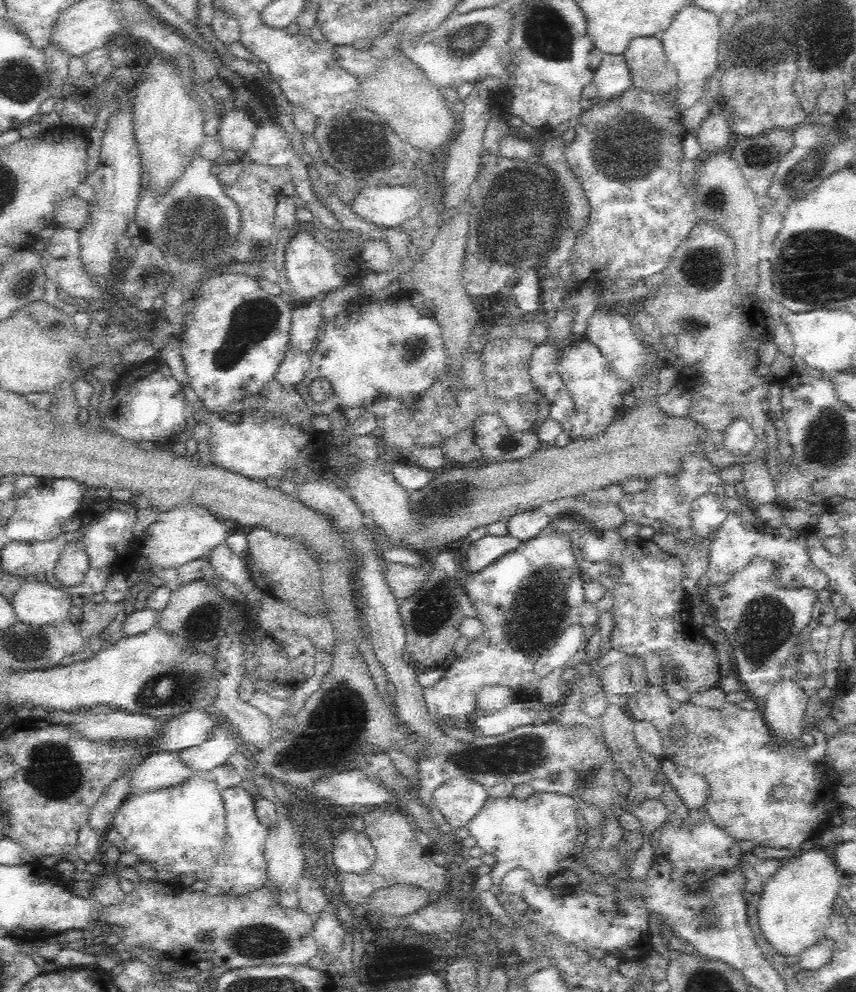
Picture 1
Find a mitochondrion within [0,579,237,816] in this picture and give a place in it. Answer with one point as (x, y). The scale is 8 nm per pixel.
(50, 770)

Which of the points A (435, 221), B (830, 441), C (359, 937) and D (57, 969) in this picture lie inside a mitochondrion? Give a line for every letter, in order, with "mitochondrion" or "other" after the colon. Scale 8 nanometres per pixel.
A: other
B: mitochondrion
C: other
D: other

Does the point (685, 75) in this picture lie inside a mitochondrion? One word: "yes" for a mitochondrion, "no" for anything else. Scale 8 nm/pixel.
no

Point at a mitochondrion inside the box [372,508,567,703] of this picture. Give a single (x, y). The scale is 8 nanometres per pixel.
(533, 606)

